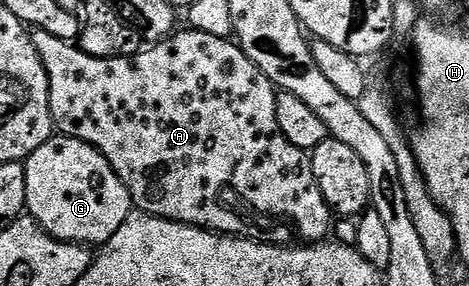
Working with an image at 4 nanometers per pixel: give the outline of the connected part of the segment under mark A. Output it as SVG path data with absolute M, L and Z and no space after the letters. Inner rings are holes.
M35 28L30 31L33 44L43 61L45 72L49 76L49 104L51 105L51 119L55 121L55 130L60 135L76 138L94 146L105 160L117 172L117 176L125 184L129 192L134 209L144 214L152 214L165 220L183 222L187 226L199 226L203 220L207 220L207 230L213 230L224 236L238 236L251 238L255 242L270 242L272 244L291 244L298 240L303 244L322 242L332 233L333 212L328 208L326 200L321 196L321 188L317 188L317 180L313 176L311 159L308 151L297 148L285 140L285 132L281 132L281 124L277 124L277 100L275 99L277 87L245 56L245 52L231 38L213 36L208 32L194 30L192 28L176 29L171 37L164 38L156 46L140 50L138 54L104 58L98 53L86 54L76 43L66 42L49 32ZM223 182L237 184L239 194L243 196L245 204L249 206L249 218L243 220L243 224L235 224L233 228L233 216L227 212L215 208L213 198L215 192L221 188Z

